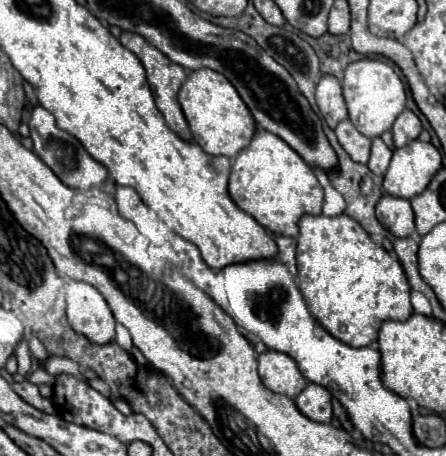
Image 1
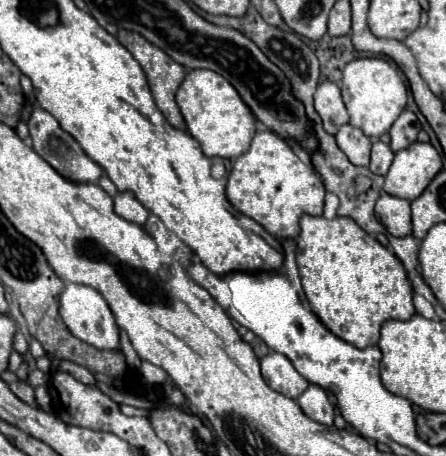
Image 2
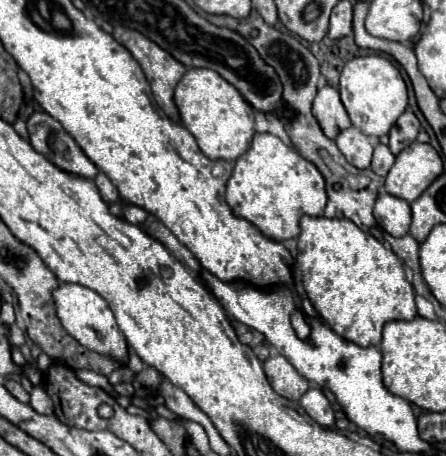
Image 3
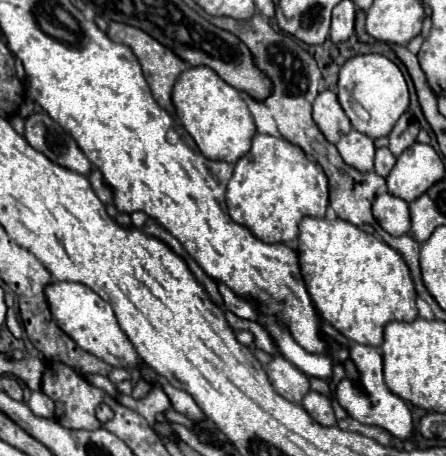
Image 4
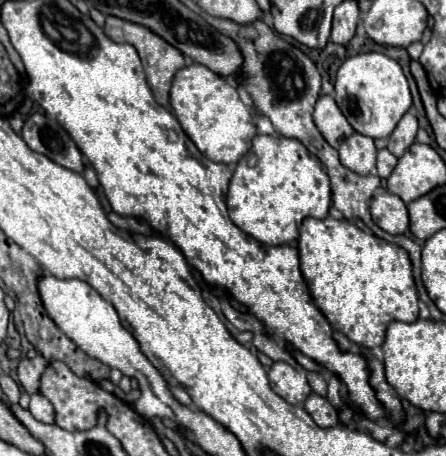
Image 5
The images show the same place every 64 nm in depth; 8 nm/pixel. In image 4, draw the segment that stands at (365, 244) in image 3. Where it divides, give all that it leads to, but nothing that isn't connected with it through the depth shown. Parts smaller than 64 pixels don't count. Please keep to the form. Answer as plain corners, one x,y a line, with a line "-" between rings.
308,216
300,222
298,256
300,256
300,270
304,276
304,284
308,288
308,294
316,310
328,324
332,324
348,340
378,348
384,340
384,326
388,322
392,320
412,322
418,318
416,290
410,278
408,264
394,248
390,248
386,242
378,240
376,236
362,232
358,226
344,220
328,222
326,218

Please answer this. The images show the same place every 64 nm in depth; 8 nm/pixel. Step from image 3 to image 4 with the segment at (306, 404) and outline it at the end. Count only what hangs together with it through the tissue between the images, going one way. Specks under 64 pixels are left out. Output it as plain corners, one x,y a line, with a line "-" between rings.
308,392
302,400
302,406
312,416
312,420
316,420
320,426
334,426
336,424
336,416
334,416
328,396
322,396
318,392

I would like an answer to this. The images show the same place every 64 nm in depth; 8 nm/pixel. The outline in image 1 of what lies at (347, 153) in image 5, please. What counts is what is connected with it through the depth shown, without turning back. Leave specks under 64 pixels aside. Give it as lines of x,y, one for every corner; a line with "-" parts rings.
342,120
336,126
334,132
338,136
338,142
342,144
342,148
348,152
348,156
352,160
356,160
360,164
368,164
368,158
370,158
370,138
360,134
350,120

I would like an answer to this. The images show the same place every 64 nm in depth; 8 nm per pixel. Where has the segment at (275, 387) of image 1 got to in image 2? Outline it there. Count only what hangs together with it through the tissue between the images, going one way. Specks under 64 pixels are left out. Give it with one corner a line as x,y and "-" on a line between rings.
270,352
268,356
260,360
260,366
262,366
262,376
268,382
268,386
280,392
282,396
296,400
308,388
308,380
304,380
296,372
292,362
284,354

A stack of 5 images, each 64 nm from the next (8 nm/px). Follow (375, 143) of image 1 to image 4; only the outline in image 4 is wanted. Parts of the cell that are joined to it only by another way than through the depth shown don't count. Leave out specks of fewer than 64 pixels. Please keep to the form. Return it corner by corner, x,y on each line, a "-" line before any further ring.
380,148
376,150
376,166
374,166
374,172
382,178
386,178
390,174
390,170
394,168
396,164
396,158
392,156
392,152
388,148

